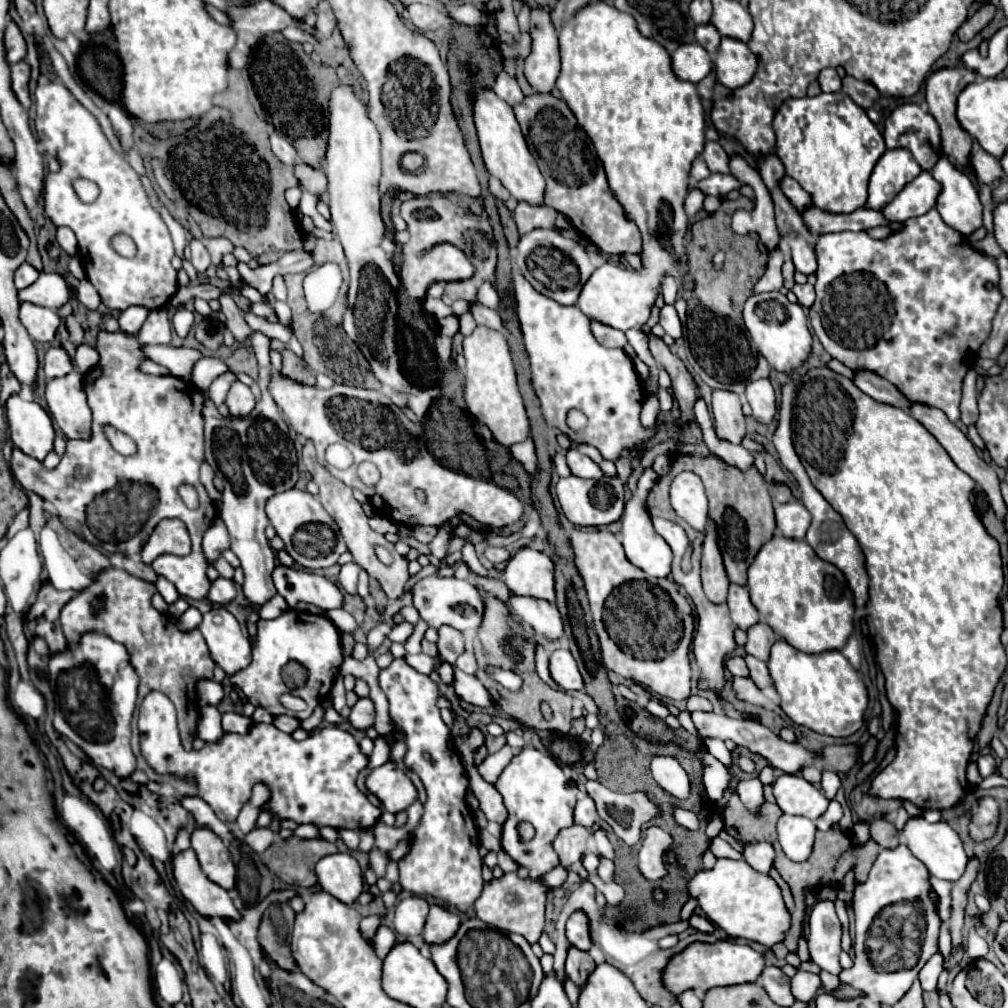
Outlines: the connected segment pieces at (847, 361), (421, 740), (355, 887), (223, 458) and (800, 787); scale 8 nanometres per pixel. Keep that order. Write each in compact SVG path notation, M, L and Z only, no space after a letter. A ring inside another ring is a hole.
M929 210L923 216L917 216L917 218L911 218L911 220L903 222L903 228L899 232L893 232L885 240L875 240L867 232L823 234L823 236L817 238L815 256L817 256L817 264L819 264L819 268L815 272L815 276L817 276L817 282L815 282L817 300L809 308L809 318L811 318L811 326L817 334L817 338L821 340L823 348L833 358L843 362L847 368L851 368L851 370L859 370L859 368L871 370L871 372L879 374L881 378L889 380L891 384L895 384L911 402L923 402L923 404L935 406L935 408L943 410L951 422L957 422L959 420L959 402L961 402L963 376L973 366L973 362L977 358L977 348L989 336L989 326L991 326L991 322L995 318L995 312L997 312L997 306L1001 302L999 290L997 288L987 288L987 282L993 282L993 286L999 282L999 270L997 270L995 262L989 260L985 254L977 252L975 248L971 248L969 240L963 234L959 234L957 230L953 230L951 226L947 226L937 210Z
M403 658L393 660L389 668L381 670L379 684L387 694L393 724L405 728L407 754L403 764L421 778L427 790L425 814L411 840L411 852L397 862L399 882L411 894L433 896L465 912L473 906L483 888L481 856L477 852L479 838L473 812L465 804L469 780L465 776L461 758L451 744L451 730L441 720L437 708L439 688L429 676L411 668ZM423 752L429 752L435 762L427 762Z
M351 854L323 856L315 870L321 888L343 904L353 904L363 892L363 874Z
M263 392L263 398L247 418L223 418L209 400L205 400L203 418L205 460L225 482L219 516L229 530L231 550L241 560L241 568L245 572L243 592L251 604L263 606L277 594L271 580L271 572L275 568L275 552L265 538L265 528L269 524L265 502L269 496L285 492L297 482L297 454L289 438L289 426L267 392Z
M781 774L773 782L773 794L785 814L799 814L809 820L823 816L829 804L817 786L795 774Z

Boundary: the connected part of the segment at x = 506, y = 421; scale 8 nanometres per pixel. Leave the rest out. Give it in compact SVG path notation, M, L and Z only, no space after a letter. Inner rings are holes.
M477 326L473 334L465 336L463 340L463 356L467 360L465 402L467 402L469 412L479 422L487 424L495 440L503 446L511 446L515 442L523 442L525 438L529 438L529 420L525 414L521 394L517 390L515 368L513 368L509 346L503 334L487 326Z

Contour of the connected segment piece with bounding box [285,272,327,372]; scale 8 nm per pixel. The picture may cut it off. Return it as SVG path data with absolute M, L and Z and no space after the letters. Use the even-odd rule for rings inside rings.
M301 272L301 274L285 274L285 284L287 284L287 290L289 290L287 304L293 310L291 330L297 336L297 340L301 342L301 346L307 350L307 354L305 354L307 362L311 362L311 366L317 372L327 372L327 368L325 368L325 364L321 360L321 354L319 354L319 350L317 350L317 346L313 342L315 340L313 324L317 322L317 314L313 314L307 308L305 294L303 294L303 278L305 278L305 272Z

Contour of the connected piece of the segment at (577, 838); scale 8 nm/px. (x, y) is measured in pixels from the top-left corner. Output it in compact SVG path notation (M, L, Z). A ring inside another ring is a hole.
M569 826L569 828L563 828L555 840L553 840L553 848L559 856L559 864L561 866L571 866L575 862L579 862L585 854L585 840L589 836L589 830L583 828L583 826Z

